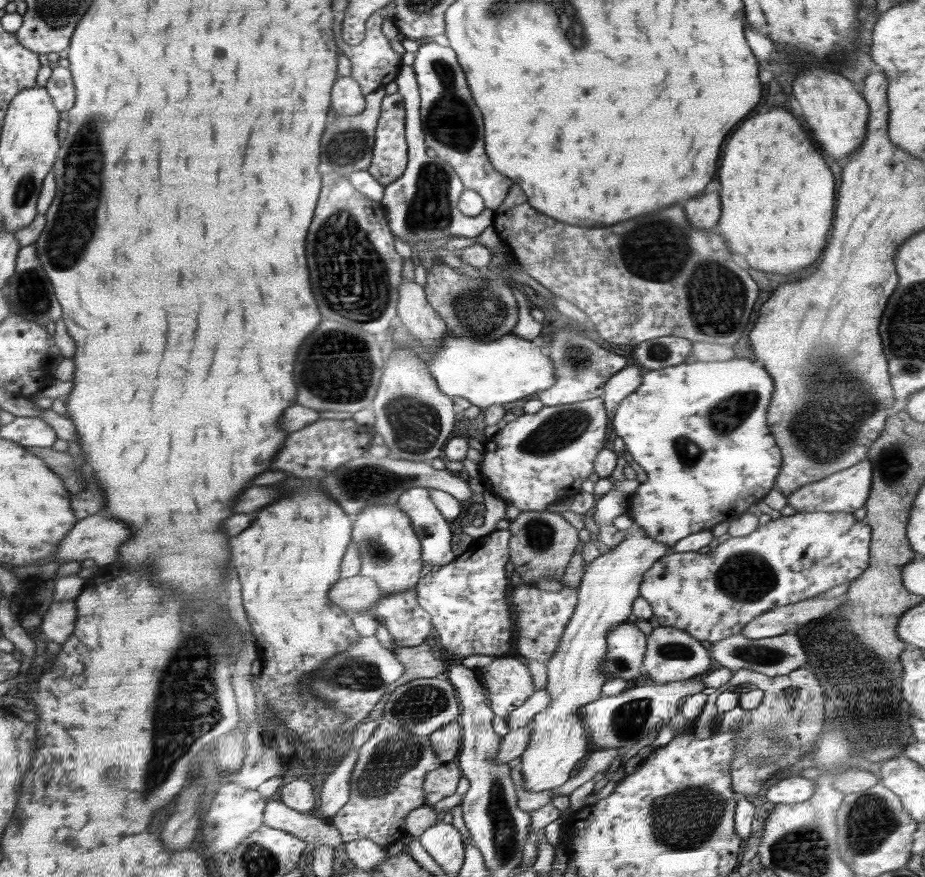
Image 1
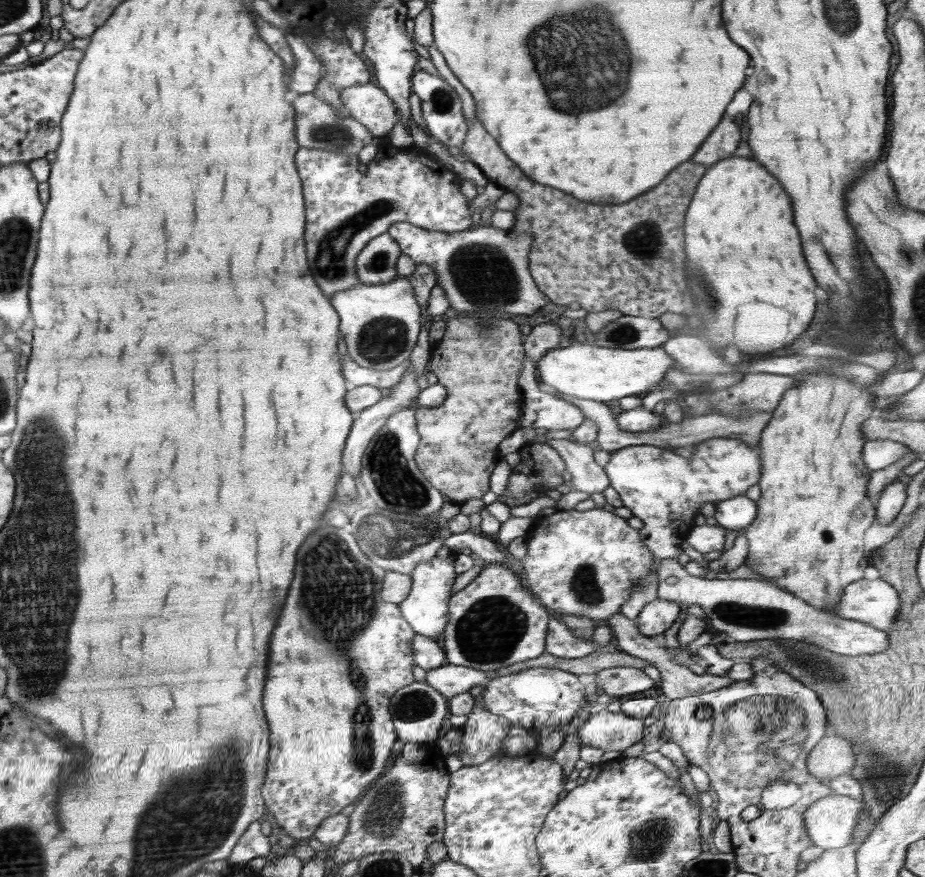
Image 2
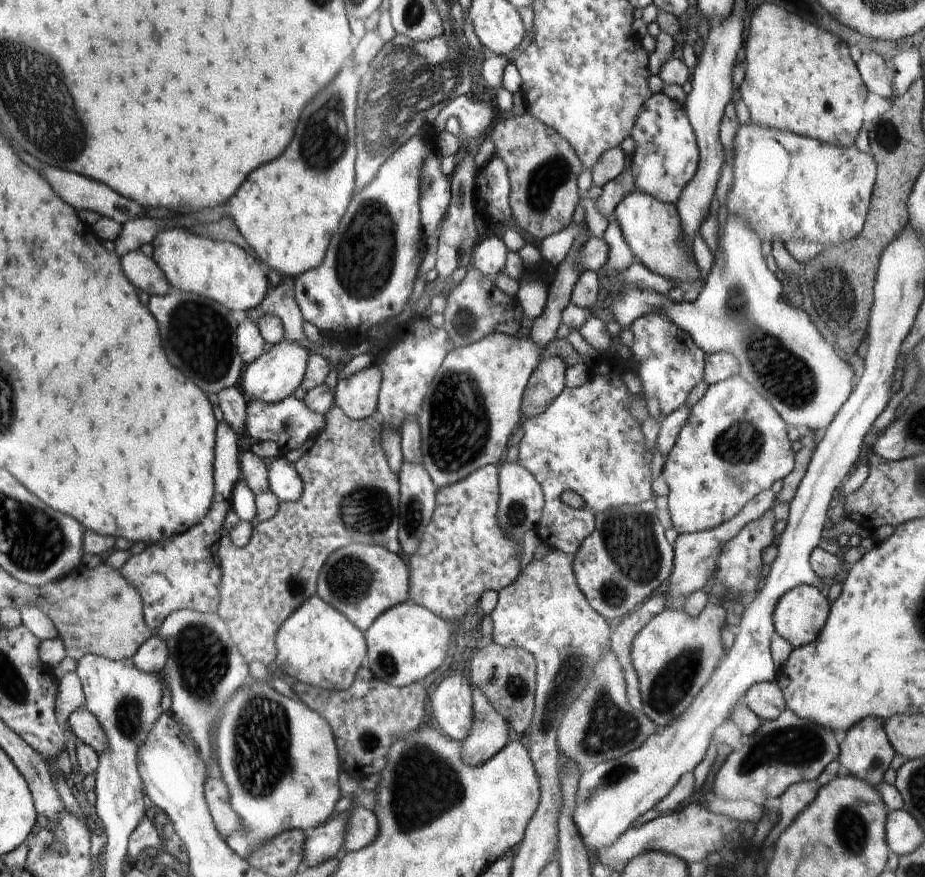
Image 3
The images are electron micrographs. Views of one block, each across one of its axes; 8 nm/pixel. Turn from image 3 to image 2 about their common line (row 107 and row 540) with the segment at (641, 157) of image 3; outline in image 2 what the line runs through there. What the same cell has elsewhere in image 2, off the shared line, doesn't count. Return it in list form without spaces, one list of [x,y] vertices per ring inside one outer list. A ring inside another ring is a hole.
[[[712,438],[694,446],[690,459],[652,445],[634,445],[620,448],[611,453],[610,460],[603,466],[612,486],[622,500],[623,505],[632,511],[632,516],[644,521],[644,526],[638,530],[640,540],[651,550],[657,564],[662,560],[674,560],[683,553],[680,545],[684,542],[688,532],[693,528],[694,518],[705,502],[722,502],[745,492],[758,484],[762,473],[762,460],[758,447],[748,446],[742,440],[734,438]]]

